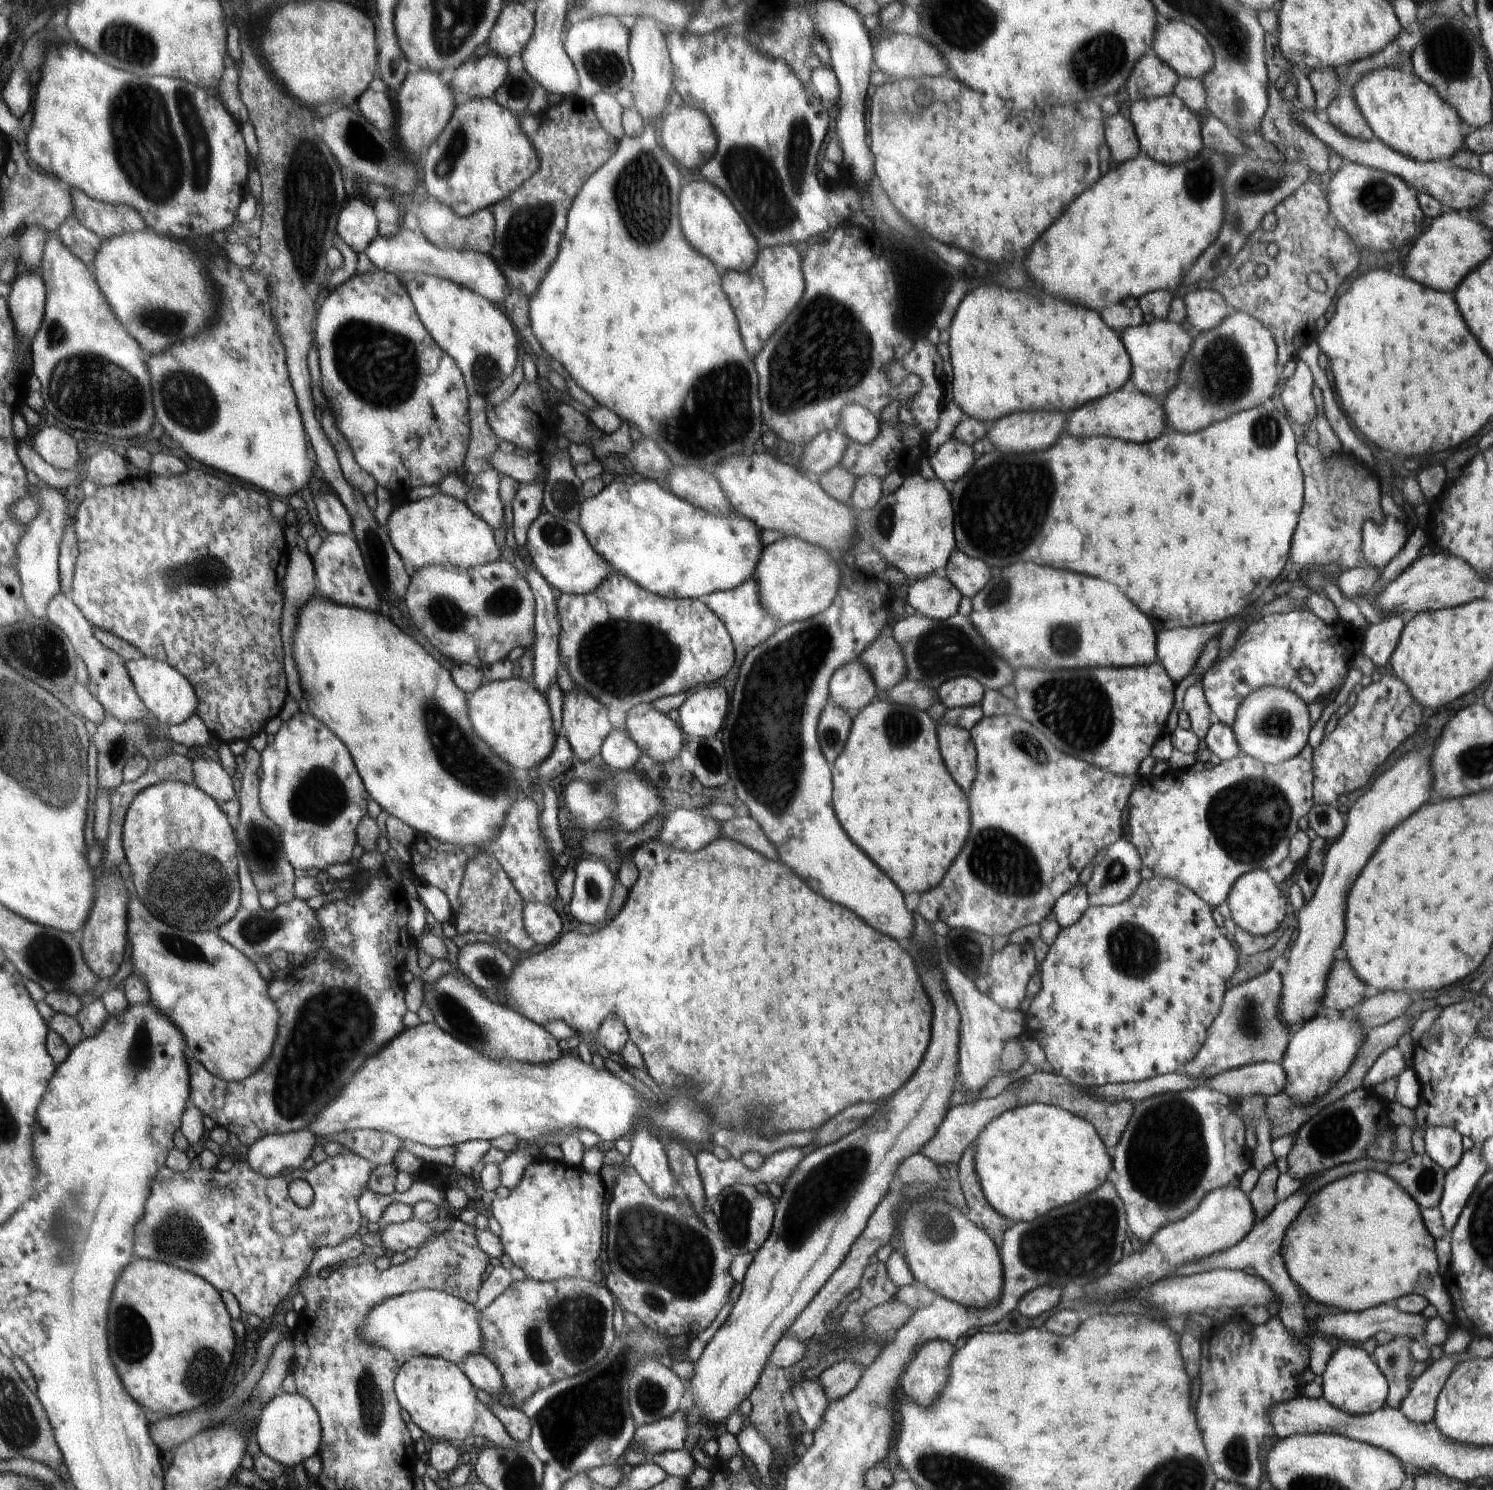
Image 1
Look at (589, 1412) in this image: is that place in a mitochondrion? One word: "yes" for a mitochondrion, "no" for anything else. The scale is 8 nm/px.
yes

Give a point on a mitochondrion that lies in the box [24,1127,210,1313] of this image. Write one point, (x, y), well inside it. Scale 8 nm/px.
(62, 1221)

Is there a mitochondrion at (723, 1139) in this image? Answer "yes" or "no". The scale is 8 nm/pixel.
no

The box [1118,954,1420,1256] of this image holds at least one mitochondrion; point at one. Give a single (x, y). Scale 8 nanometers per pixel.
(1159, 1159)

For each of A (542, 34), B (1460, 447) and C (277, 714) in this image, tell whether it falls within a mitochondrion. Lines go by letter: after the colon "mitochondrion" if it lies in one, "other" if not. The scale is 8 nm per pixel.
A: other
B: other
C: other

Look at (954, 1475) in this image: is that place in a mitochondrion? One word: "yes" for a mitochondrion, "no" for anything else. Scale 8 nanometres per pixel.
yes

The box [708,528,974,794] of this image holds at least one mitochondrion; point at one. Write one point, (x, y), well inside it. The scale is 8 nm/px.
(903, 727)

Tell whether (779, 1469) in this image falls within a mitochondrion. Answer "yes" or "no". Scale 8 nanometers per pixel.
no

